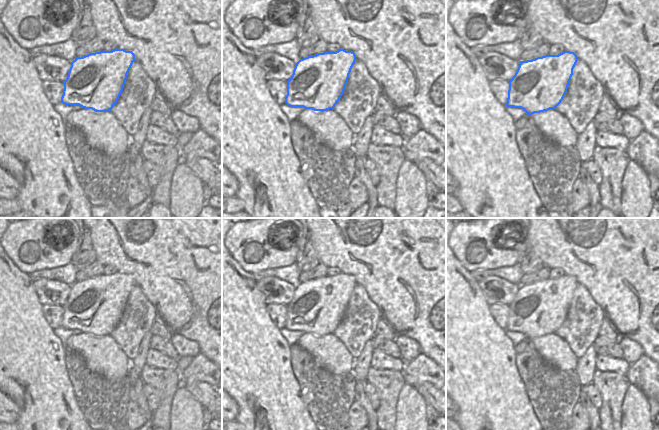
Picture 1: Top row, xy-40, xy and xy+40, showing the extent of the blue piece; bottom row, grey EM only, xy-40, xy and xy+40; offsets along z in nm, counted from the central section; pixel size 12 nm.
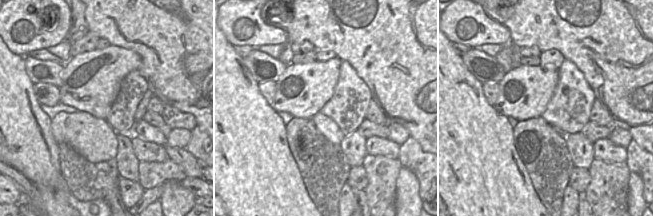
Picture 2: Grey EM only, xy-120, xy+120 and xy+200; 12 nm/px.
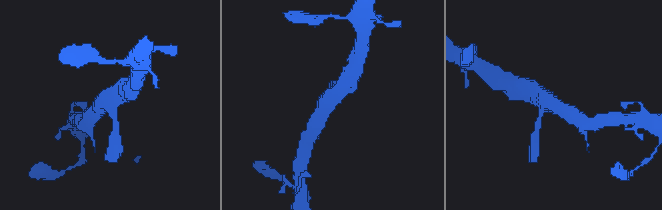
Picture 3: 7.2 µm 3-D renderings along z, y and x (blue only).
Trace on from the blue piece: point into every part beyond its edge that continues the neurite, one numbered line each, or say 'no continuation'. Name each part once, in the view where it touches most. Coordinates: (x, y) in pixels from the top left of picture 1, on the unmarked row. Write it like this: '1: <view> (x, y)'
no continuation

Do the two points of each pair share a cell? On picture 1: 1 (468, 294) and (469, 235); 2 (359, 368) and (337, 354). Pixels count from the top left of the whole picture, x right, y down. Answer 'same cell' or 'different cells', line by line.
1: different cells
2: different cells

